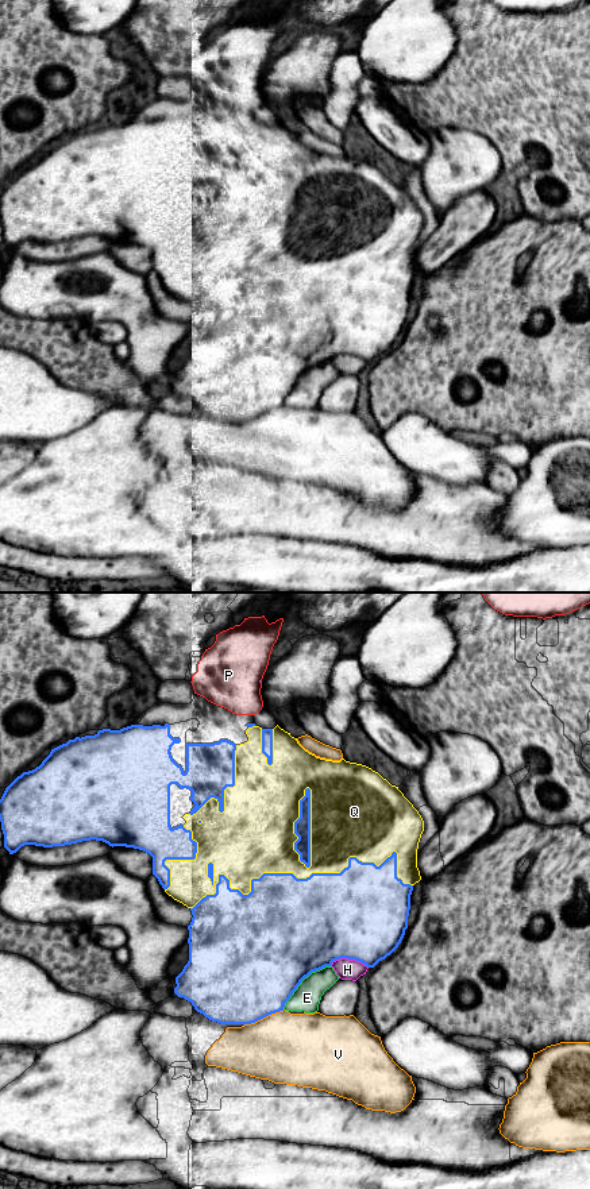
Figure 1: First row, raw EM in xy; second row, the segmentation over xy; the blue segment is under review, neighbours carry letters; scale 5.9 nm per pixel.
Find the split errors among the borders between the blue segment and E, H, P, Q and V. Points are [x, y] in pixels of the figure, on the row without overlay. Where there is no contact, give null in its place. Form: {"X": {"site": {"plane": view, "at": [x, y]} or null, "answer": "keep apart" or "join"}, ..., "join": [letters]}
{"E": {"site": {"plane": "xy", "at": [301, 375]}, "answer": "keep apart"}, "H": {"site": {"plane": "xy", "at": [349, 354]}, "answer": "keep apart"}, "P": {"site": null, "answer": "join"}, "Q": {"site": {"plane": "xy", "at": [301, 274]}, "answer": "join"}, "V": {"site": {"plane": "xy", "at": [263, 412]}, "answer": "keep apart"}, "join": ["P", "Q"]}

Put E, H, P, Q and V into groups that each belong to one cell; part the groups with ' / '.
E H / P Q / V

